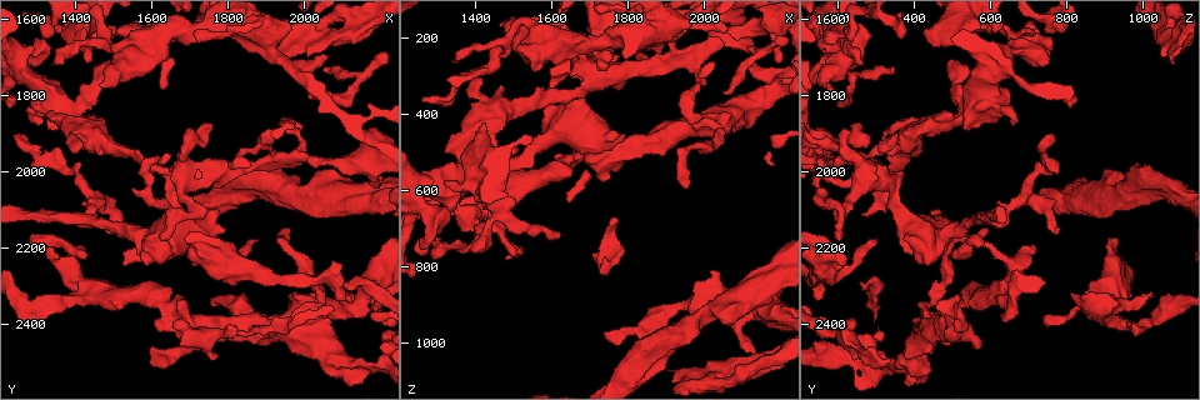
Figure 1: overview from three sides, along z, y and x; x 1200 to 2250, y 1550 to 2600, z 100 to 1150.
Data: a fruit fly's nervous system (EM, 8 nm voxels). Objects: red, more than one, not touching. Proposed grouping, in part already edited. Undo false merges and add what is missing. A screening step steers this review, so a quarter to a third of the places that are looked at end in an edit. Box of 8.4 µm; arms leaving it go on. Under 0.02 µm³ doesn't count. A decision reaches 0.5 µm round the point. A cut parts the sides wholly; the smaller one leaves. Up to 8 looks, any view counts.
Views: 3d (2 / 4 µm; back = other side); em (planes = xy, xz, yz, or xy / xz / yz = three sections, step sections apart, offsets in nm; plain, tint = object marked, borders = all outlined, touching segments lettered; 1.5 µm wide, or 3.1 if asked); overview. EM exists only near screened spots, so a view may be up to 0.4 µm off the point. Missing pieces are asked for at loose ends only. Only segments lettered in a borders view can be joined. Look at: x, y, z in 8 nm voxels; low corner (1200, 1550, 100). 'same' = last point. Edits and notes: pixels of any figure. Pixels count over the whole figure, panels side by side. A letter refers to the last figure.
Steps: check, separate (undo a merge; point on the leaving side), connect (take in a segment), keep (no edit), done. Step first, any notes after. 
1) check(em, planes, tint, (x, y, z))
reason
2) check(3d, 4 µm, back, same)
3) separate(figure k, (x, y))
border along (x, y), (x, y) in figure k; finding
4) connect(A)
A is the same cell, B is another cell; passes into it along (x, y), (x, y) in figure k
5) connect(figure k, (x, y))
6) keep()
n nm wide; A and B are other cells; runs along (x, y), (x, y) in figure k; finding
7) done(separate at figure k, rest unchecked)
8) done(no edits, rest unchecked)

check(3d, 2 µm, (1880, 2070, 1075))
thick end

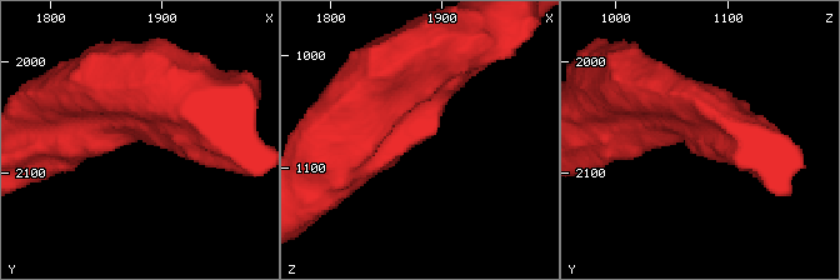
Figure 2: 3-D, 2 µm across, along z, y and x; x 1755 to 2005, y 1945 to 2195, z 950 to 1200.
check(em, xz, step 4, tint, (1882, 2062, 1078))

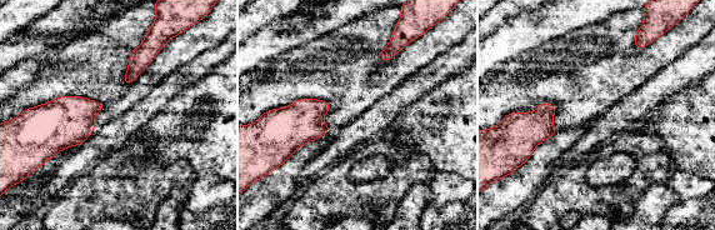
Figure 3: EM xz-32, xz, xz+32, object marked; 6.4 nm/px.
check(em, planes, borders, same)

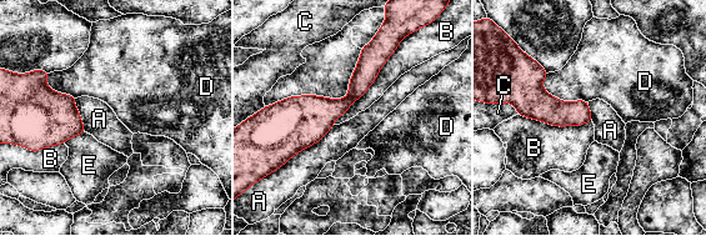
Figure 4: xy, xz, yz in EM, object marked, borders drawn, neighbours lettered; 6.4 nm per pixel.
keep()
A, B, C, D and E are other cells; border along (334, 124), (318, 141), (281, 165) in figure 4; no lettered segment goes on from it

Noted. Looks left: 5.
check(3d, 2 µm, (2010, 1695, 1050))
an open end

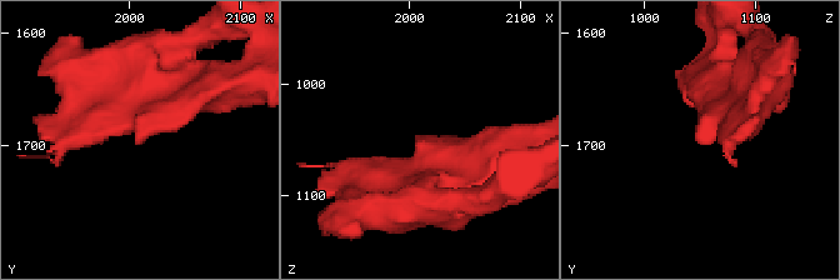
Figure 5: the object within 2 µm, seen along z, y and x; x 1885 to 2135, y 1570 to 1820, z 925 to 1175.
check(em, xy, step 4, borders, (2008, 1698, 1050))

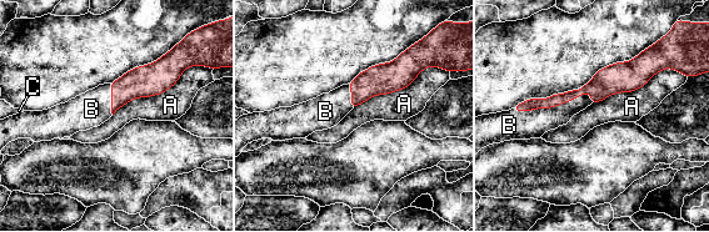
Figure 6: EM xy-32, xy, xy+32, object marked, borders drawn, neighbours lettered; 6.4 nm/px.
check(em, planes, borders, same)

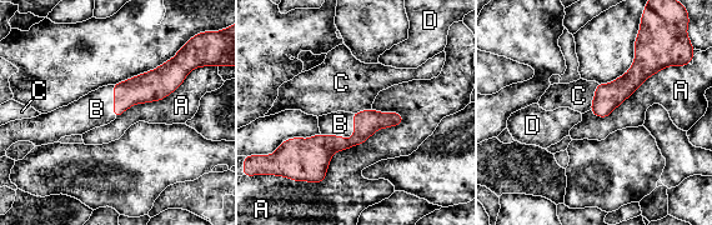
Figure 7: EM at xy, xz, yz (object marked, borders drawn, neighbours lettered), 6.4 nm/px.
connect(B)
B is the same cell, A, C and D are other cells; passes into it along (312, 155), (347, 139), (340, 124) in figure 7; the neuron continues

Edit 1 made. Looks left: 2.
done(connect at figure 7, rest unchecked)

